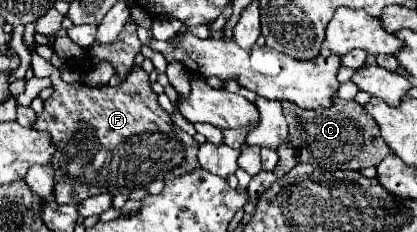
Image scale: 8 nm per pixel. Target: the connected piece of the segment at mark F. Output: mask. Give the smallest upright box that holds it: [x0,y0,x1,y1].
[34,67,200,203]

